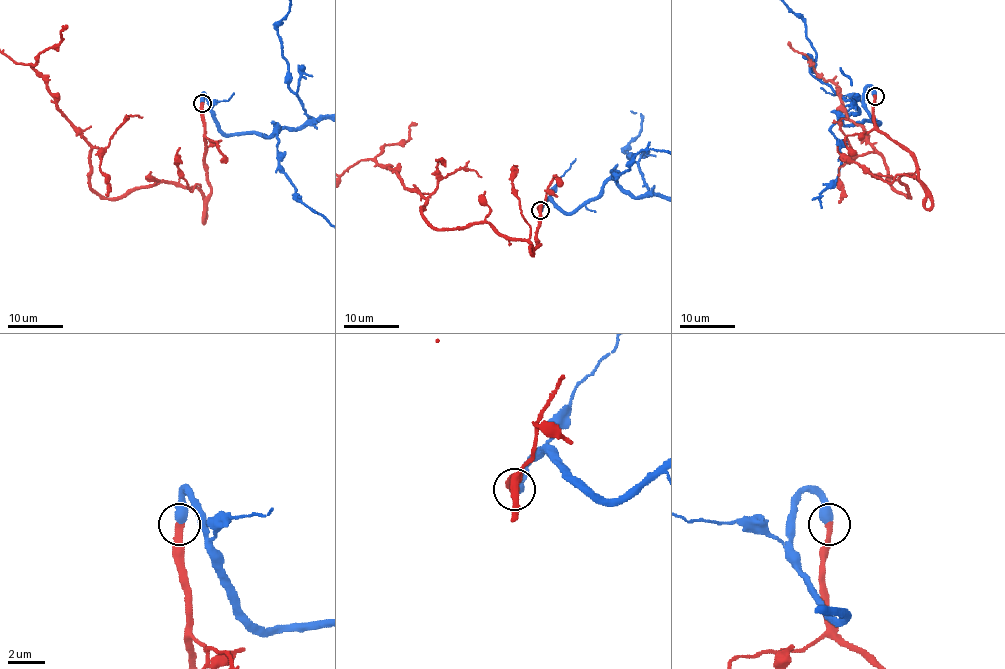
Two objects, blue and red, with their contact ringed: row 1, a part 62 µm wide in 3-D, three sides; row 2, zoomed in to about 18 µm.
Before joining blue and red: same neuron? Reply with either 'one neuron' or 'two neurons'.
one neuron

